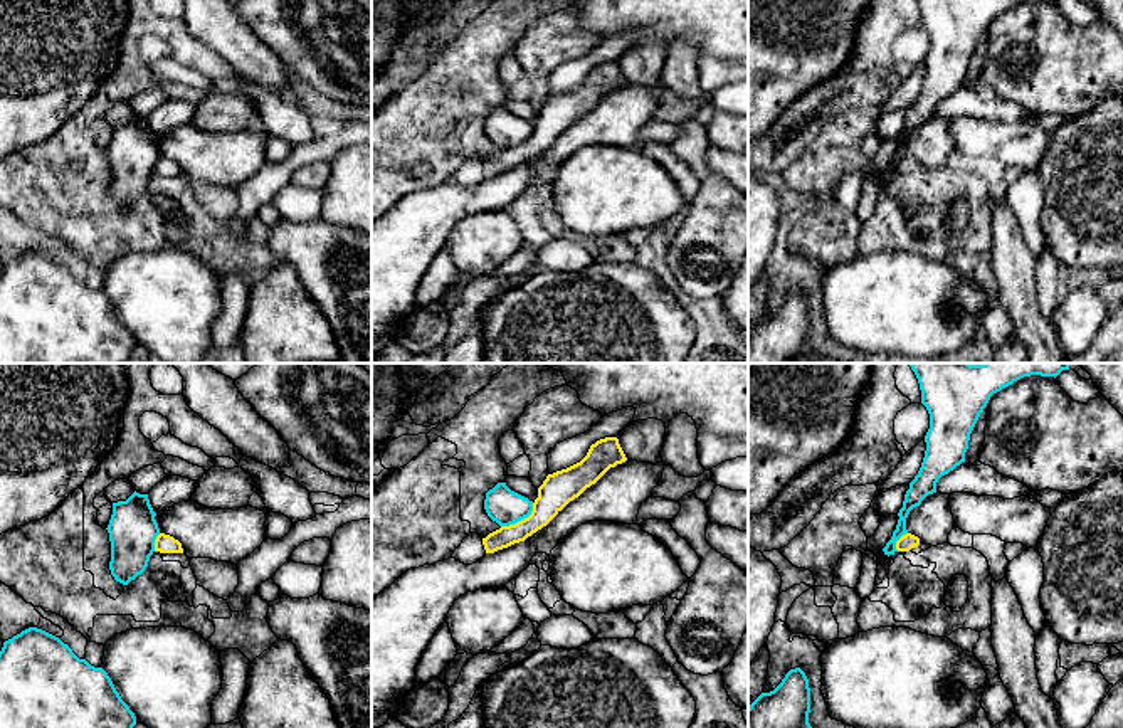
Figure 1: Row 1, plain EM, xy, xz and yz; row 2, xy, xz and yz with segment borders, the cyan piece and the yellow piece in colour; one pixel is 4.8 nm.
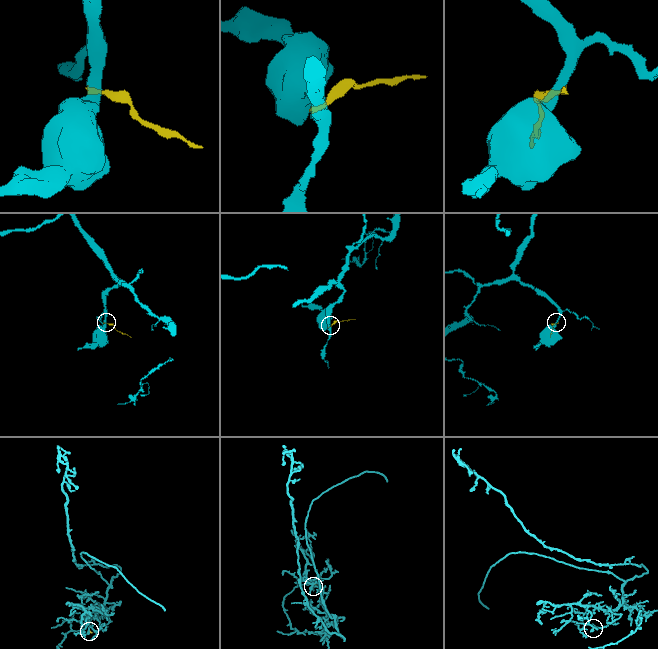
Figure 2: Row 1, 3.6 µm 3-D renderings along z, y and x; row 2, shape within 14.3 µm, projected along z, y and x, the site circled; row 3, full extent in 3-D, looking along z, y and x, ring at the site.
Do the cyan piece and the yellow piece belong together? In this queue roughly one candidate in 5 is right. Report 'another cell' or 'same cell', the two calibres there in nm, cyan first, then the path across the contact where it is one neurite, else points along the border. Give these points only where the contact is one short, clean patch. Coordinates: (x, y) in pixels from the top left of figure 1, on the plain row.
another cell | 170/160 nm | along xz (533, 126), (533, 133), (527, 140), (501, 150)

